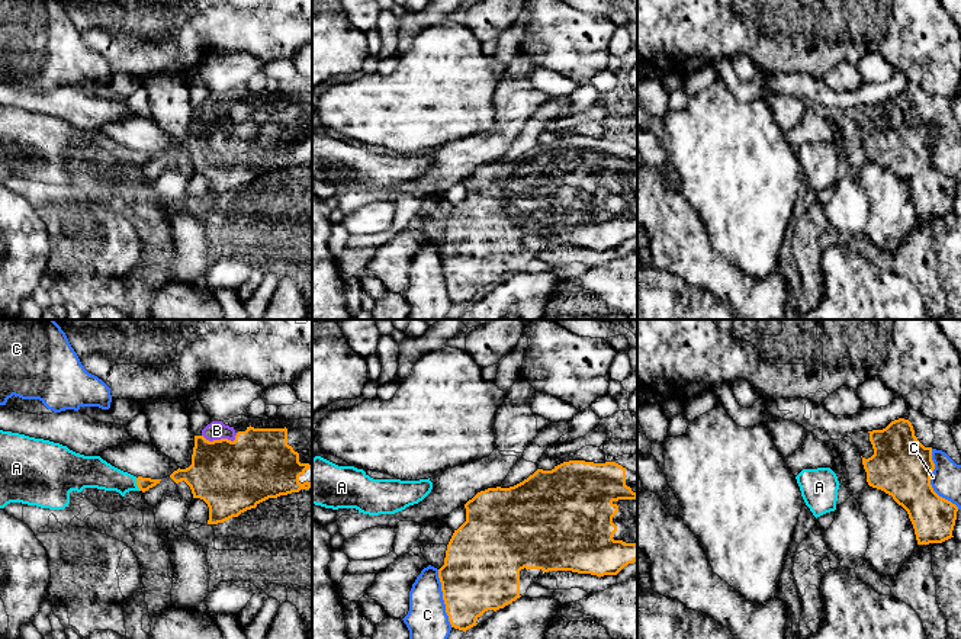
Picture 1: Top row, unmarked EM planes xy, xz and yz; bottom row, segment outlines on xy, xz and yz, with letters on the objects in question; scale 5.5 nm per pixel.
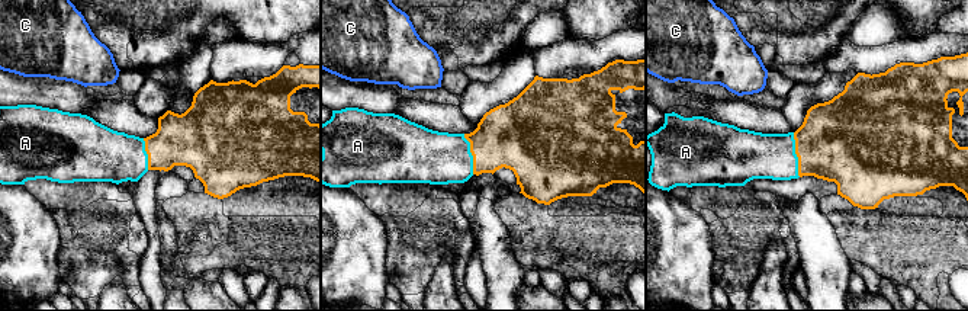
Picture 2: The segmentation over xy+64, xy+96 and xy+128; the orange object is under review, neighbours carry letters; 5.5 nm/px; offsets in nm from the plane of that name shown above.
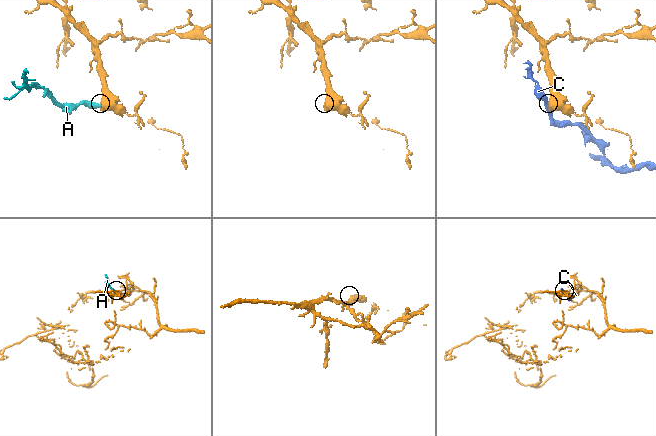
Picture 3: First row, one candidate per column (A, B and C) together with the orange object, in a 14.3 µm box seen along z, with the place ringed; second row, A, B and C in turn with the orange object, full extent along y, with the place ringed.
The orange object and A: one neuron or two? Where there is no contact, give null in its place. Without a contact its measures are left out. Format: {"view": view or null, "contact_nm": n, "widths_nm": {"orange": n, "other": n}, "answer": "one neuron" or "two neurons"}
{"view": "xy", "contact_nm": 80, "widths_nm": {"orange": 80, "other": 180}, "answer": "one neuron"}

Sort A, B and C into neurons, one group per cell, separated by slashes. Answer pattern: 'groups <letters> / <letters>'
groups A B / C

